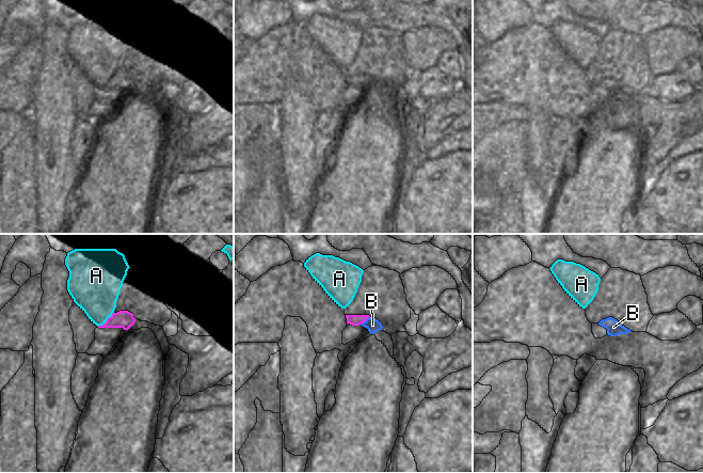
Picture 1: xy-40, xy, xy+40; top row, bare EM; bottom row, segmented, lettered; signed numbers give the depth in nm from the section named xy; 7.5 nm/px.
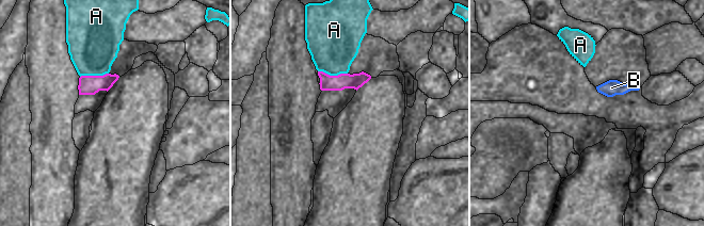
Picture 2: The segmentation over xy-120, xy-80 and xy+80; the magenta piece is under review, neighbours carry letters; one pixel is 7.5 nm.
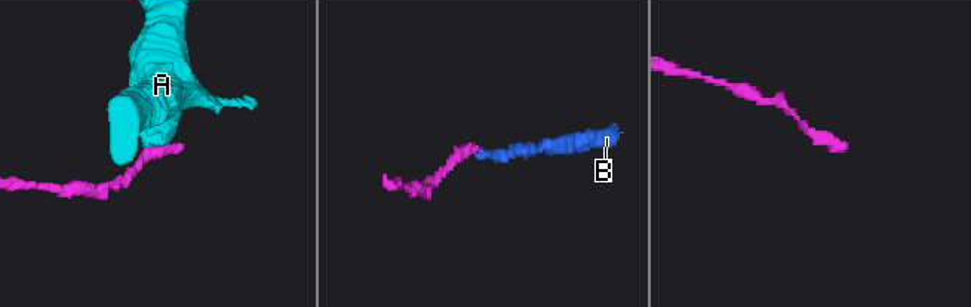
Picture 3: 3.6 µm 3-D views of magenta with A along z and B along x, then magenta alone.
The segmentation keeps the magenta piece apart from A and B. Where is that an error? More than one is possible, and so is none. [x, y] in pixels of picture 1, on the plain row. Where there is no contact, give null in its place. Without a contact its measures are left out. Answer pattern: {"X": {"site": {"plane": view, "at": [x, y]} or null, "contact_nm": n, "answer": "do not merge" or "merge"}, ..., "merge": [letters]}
{"A": {"site": {"plane": "xy-40", "at": [107, 81]}, "contact_nm": 170, "answer": "do not merge"}, "B": {"site": {"plane": "xy", "at": [365, 81]}, "contact_nm": 100, "answer": "merge"}, "merge": ["B"]}

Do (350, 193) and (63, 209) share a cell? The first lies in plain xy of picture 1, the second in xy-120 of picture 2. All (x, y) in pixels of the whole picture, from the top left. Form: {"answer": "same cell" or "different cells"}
{"answer": "different cells"}

